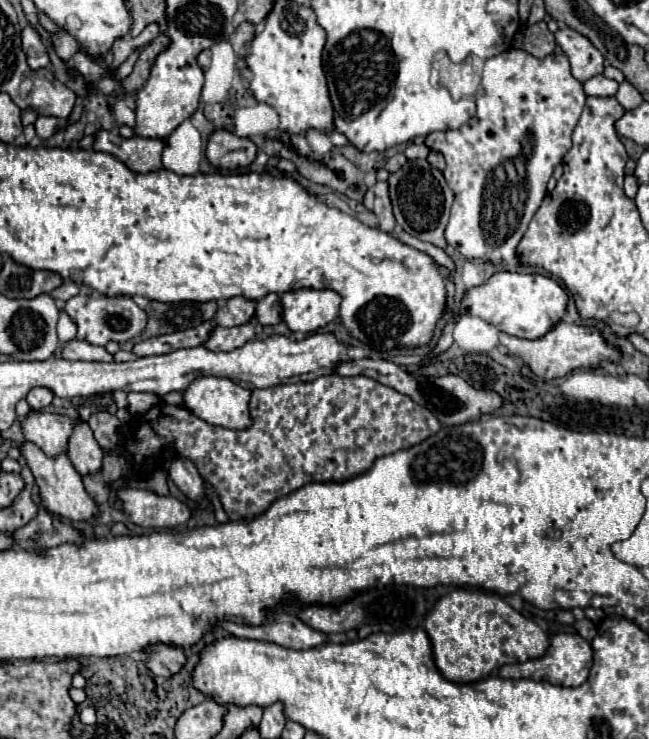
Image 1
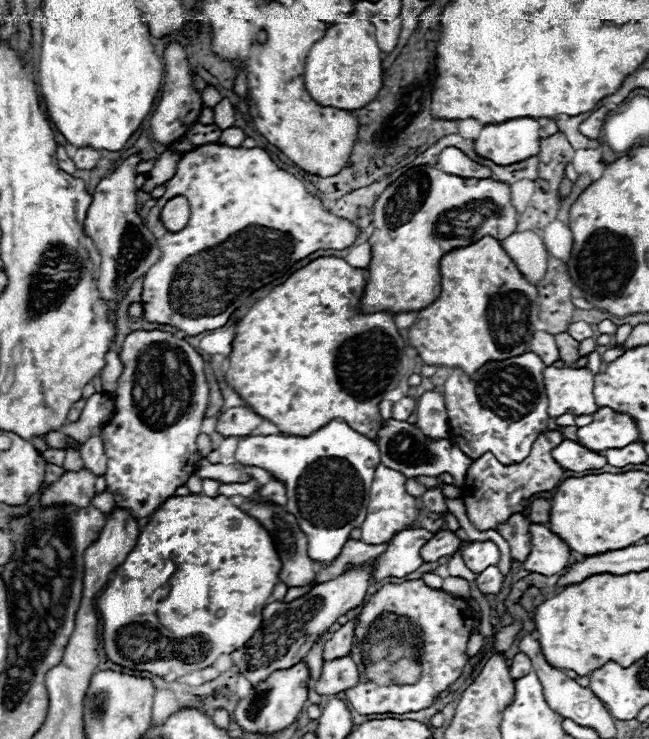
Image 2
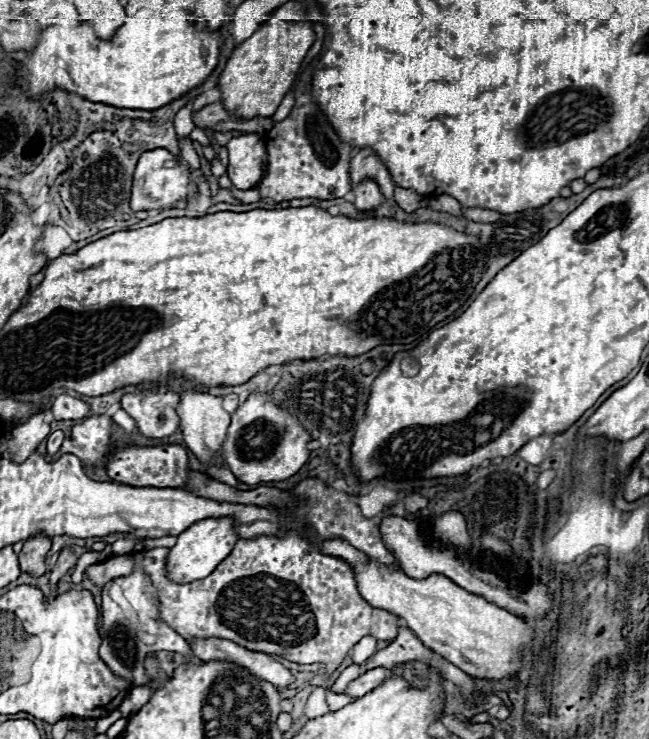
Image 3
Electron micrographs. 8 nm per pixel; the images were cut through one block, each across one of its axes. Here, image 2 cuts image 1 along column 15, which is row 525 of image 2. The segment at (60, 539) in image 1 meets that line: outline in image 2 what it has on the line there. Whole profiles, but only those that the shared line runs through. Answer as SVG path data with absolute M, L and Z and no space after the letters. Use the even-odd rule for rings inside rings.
M532 524L530 540L532 548L526 562L522 562L524 570L542 576L554 576L568 566L570 548L564 544L564 540L558 534L550 532L546 526Z

